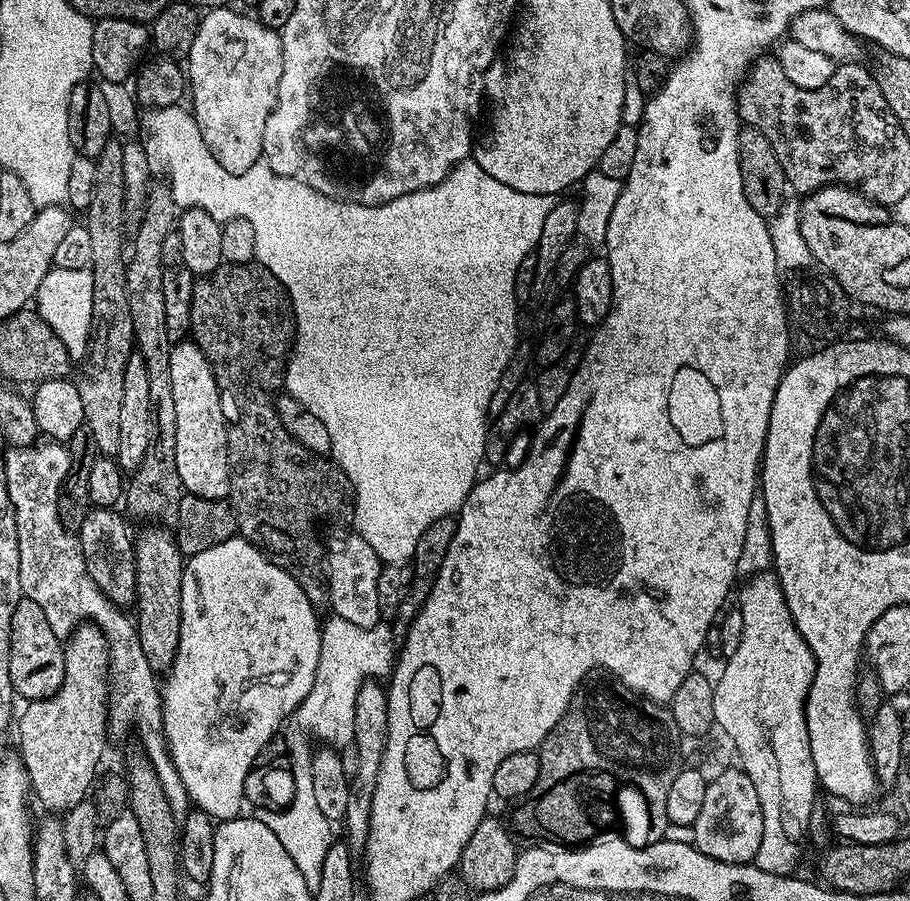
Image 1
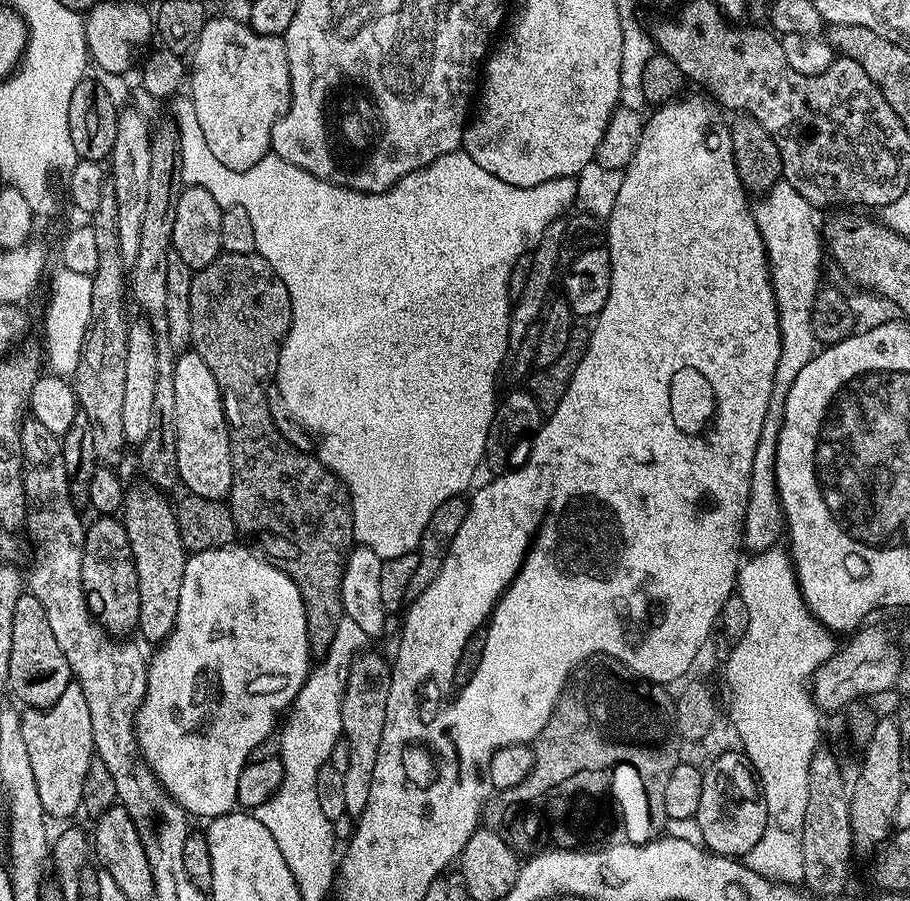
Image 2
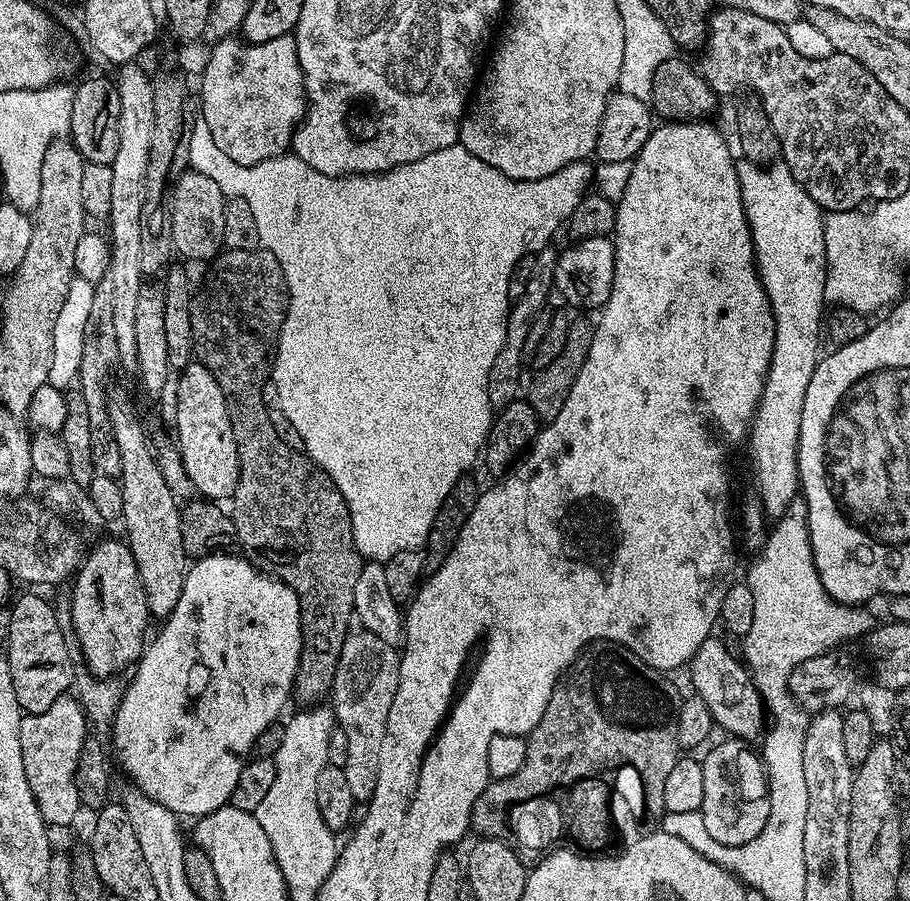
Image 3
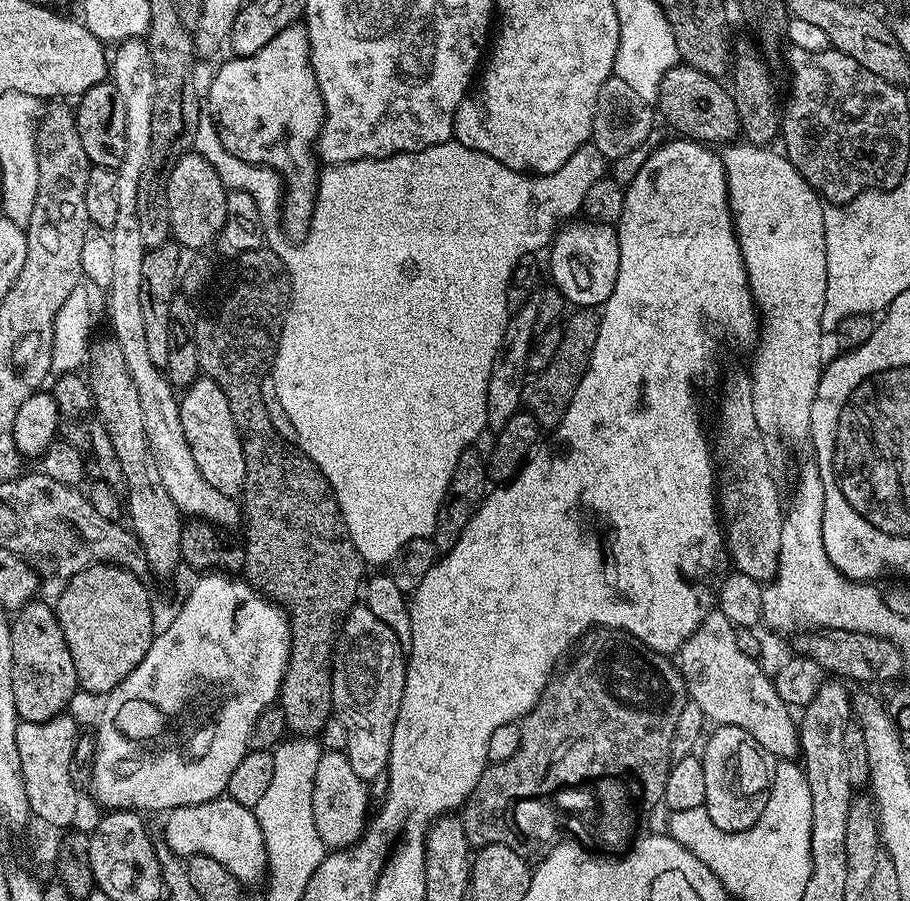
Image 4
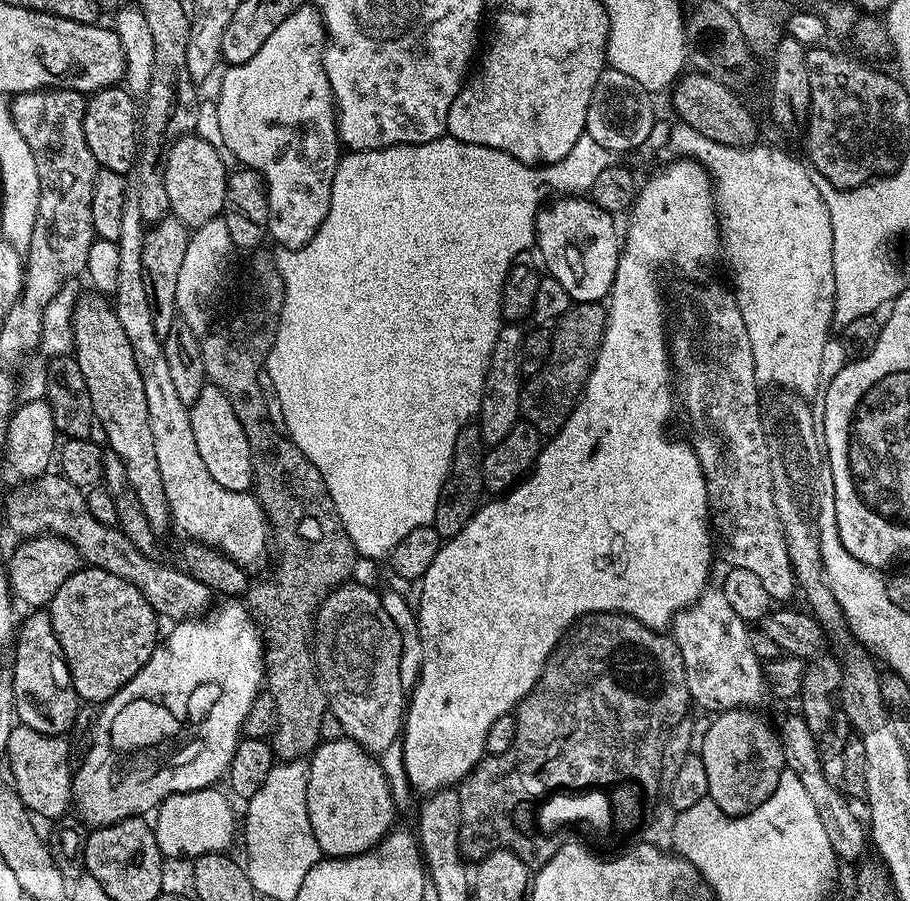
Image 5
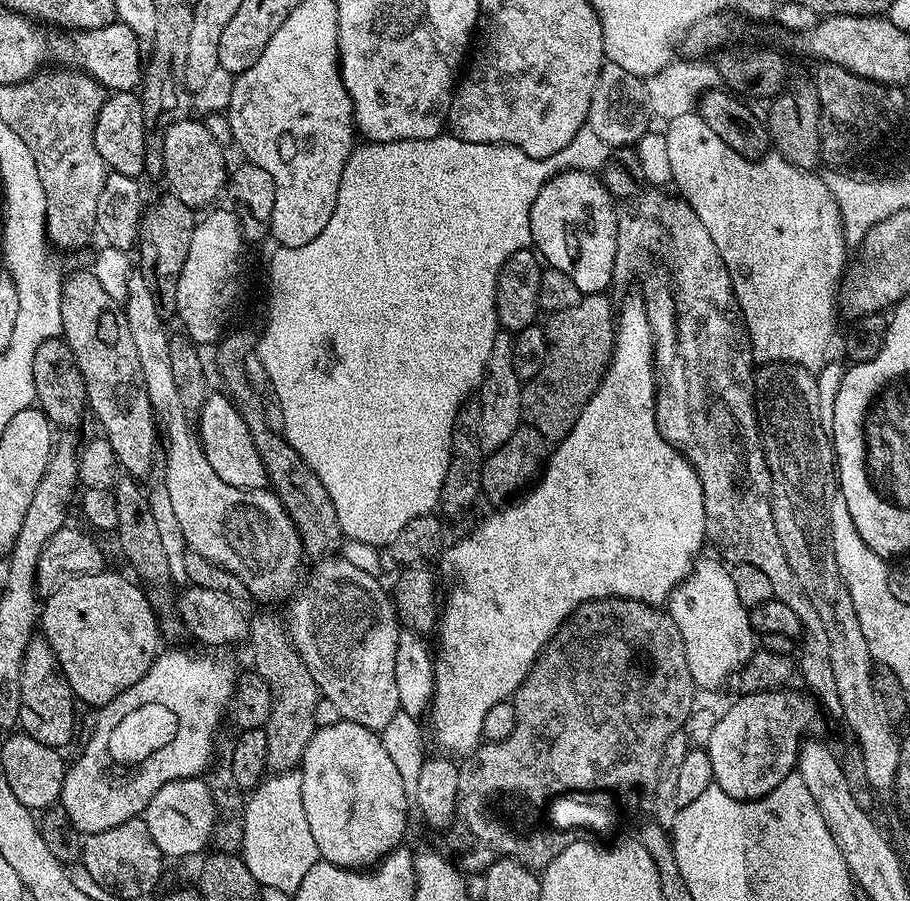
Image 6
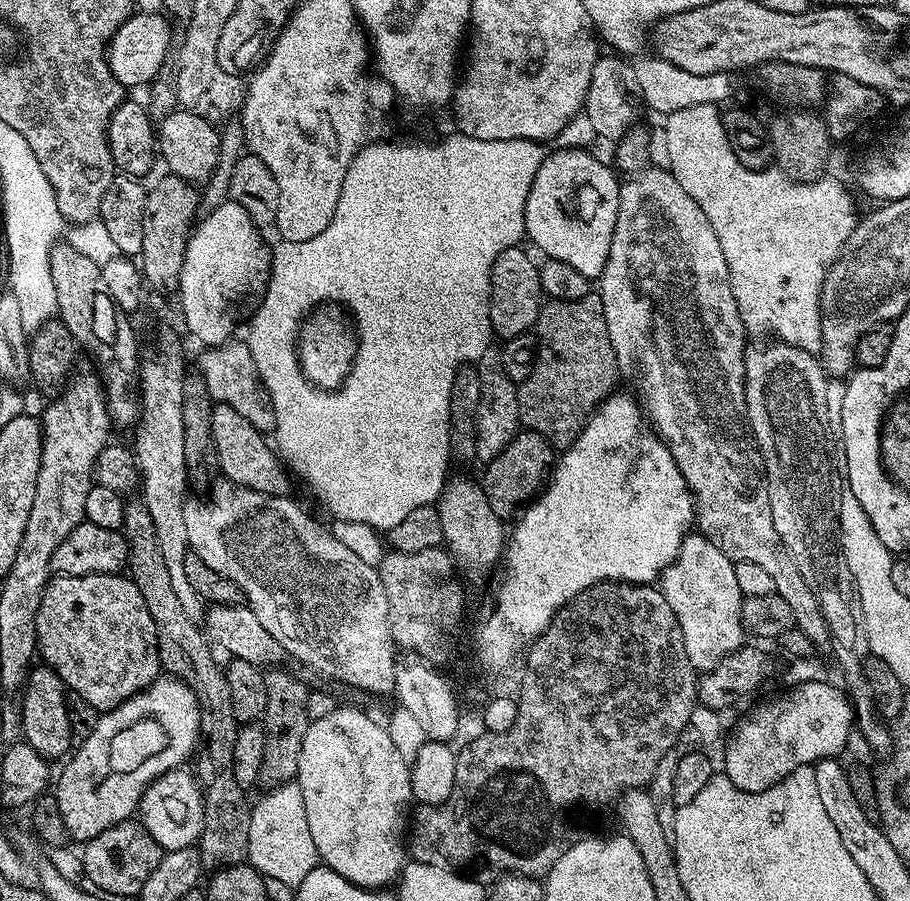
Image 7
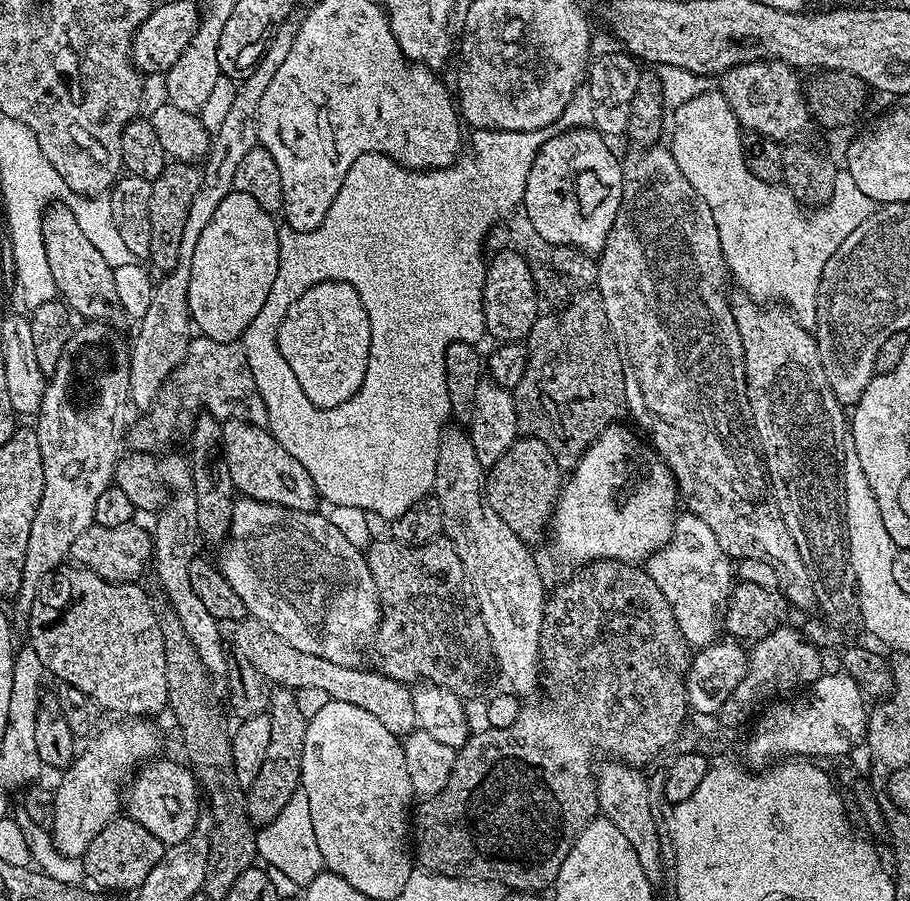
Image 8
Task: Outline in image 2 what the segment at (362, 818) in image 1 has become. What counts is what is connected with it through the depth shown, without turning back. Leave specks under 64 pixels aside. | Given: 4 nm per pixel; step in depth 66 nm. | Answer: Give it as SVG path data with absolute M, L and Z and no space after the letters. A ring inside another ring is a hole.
M365 650L355 657L346 678L346 690L342 698L343 737L350 744L350 766L343 774L342 798L344 811L358 818L370 802L370 782L374 774L374 762L378 758L378 746L382 742L382 726L386 726L386 698L390 698L392 670L389 661L383 660L373 650Z

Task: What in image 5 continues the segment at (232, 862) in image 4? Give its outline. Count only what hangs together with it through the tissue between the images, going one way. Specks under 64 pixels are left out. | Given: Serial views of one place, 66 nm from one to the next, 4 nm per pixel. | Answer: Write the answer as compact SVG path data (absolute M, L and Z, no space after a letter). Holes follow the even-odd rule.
M213 786L194 790L193 792L179 792L168 796L155 809L154 831L160 852L166 858L172 856L188 856L195 858L204 856L208 852L227 853L232 839L238 836L238 812L232 809L233 801L220 793L219 787Z

